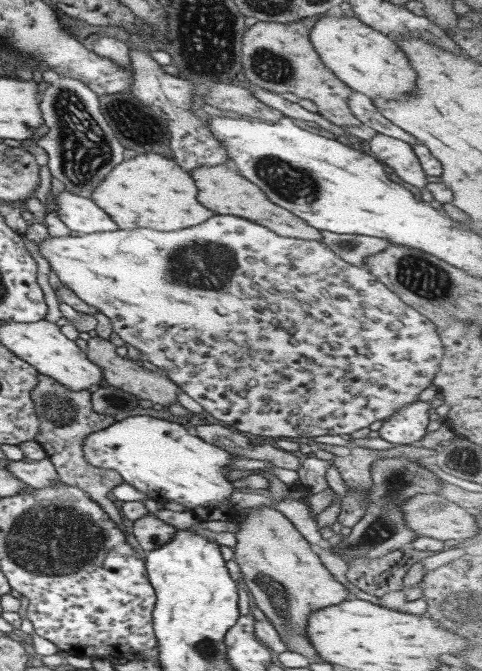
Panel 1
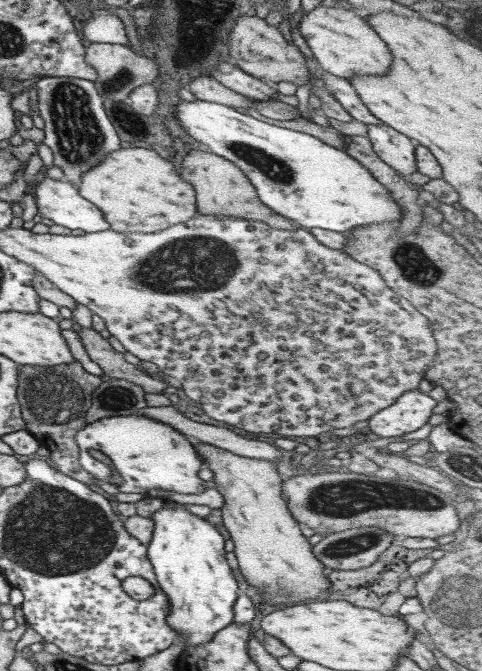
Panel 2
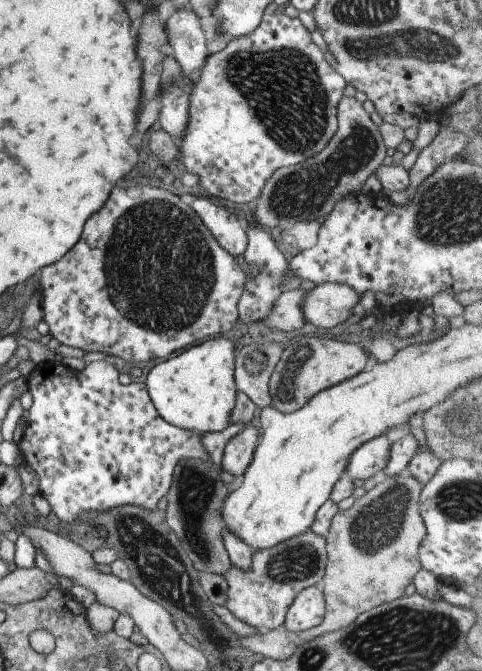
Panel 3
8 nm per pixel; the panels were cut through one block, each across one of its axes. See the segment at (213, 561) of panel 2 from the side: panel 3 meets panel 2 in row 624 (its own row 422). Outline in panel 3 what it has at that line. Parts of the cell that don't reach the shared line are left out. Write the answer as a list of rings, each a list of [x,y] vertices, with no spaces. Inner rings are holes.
[[[211,337],[155,364],[147,372],[144,383],[157,414],[168,423],[197,434],[223,430],[229,424],[237,392],[234,355],[229,339]]]

